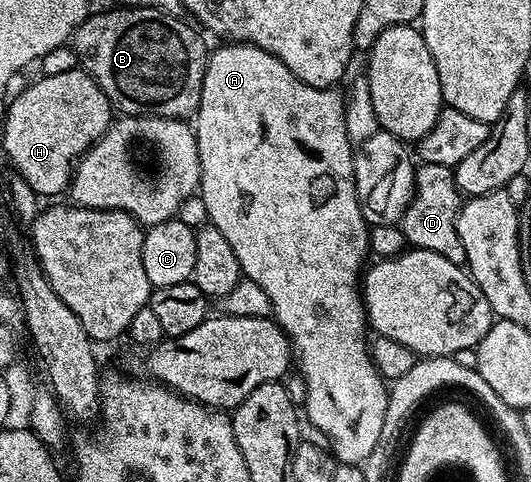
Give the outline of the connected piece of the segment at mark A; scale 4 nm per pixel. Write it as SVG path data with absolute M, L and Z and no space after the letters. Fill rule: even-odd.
M245 42L223 44L226 44L223 48L218 48L215 52L213 49L209 53L204 70L204 82L200 90L200 106L192 124L200 162L198 192L206 207L206 219L216 226L216 230L220 230L220 234L224 234L228 246L232 246L232 251L242 267L243 277L256 282L256 286L260 286L260 290L268 294L273 319L290 339L296 372L298 368L303 382L306 383L305 419L307 416L311 426L319 428L330 439L328 448L338 464L361 465L362 461L368 458L368 454L372 454L376 442L380 442L384 430L384 414L390 397L387 381L383 380L370 357L370 345L368 335L366 336L368 321L363 294L360 291L360 277L364 272L362 263L370 252L370 228L360 210L354 185L354 148L344 130L346 102L343 93L338 93L337 87L317 88L300 82L300 78L296 78L296 74L292 74L292 70L288 70L288 66L280 62L280 58L276 58L271 52L260 50L255 44Z

